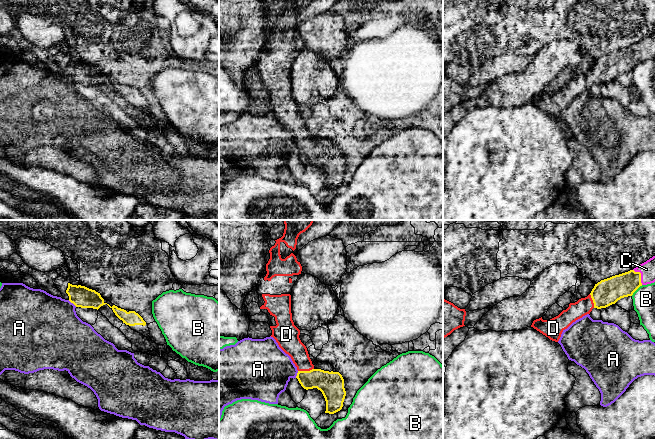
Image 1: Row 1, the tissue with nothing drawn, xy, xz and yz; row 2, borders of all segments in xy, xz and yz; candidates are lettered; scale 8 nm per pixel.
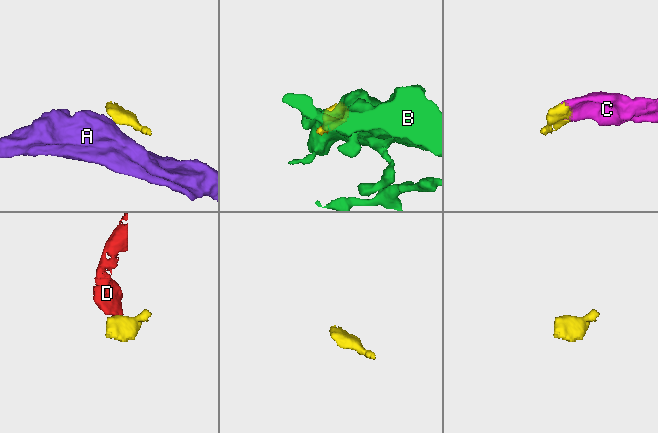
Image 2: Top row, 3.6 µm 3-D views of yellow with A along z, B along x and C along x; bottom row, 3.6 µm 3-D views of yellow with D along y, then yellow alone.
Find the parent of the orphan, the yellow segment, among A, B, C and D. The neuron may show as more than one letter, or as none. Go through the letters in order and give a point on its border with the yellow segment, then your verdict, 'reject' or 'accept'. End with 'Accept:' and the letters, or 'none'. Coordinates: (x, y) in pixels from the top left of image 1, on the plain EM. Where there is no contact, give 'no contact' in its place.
A: meets yellow in xy at (72, 78); reject
B: meets yellow in yz at (636, 65); reject
C: meets yellow in yz at (640, 51); accept
D: meets yellow in xz at (305, 147); accept
Accept: C, D

